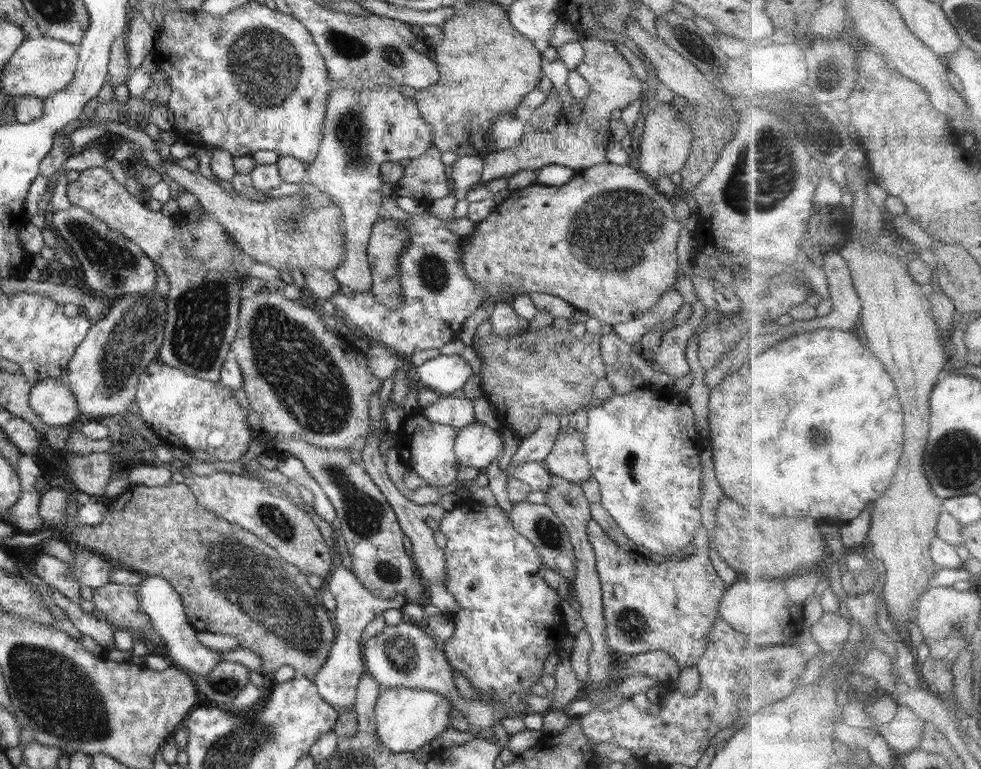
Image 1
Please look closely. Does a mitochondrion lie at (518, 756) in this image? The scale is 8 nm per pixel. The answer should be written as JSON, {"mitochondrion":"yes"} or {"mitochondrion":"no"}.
{"mitochondrion":"no"}

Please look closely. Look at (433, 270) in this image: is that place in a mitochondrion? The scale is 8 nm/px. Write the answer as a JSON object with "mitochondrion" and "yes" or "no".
{"mitochondrion":"yes"}

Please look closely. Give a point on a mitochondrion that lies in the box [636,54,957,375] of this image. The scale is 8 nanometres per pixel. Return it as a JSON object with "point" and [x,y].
{"point":[766,170]}

